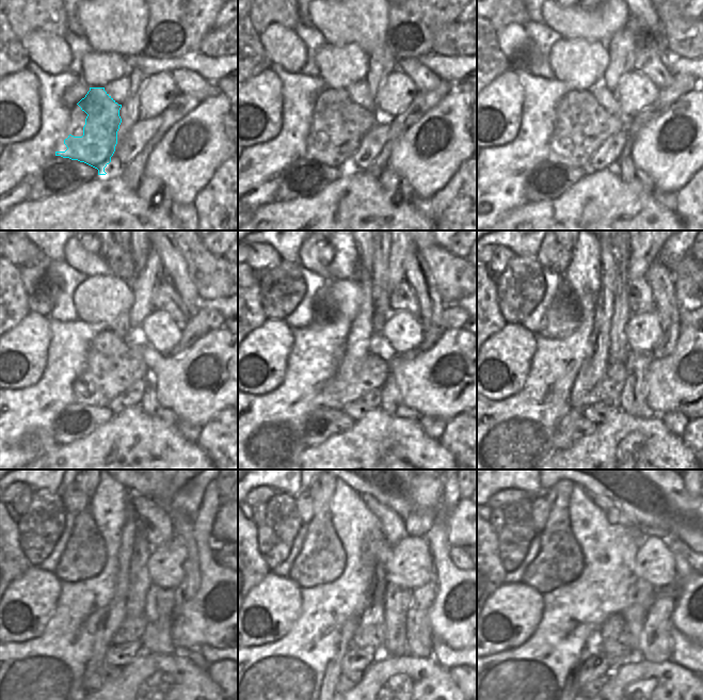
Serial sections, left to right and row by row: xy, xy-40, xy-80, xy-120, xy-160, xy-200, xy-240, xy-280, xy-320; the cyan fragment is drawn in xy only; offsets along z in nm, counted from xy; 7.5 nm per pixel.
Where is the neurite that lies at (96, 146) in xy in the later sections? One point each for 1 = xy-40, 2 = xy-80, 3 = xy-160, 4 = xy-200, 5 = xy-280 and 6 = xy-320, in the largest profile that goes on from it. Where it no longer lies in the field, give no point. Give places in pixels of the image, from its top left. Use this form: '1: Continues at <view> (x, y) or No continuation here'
1: Continues at xy-40 (346, 123)
2: Continues at xy-80 (586, 125)
3: Continues at xy-160 (354, 377)
4: Continues at xy-200 (612, 382)
5: Continues at xy-280 (372, 635)
6: Continues at xy-320 (616, 646).

